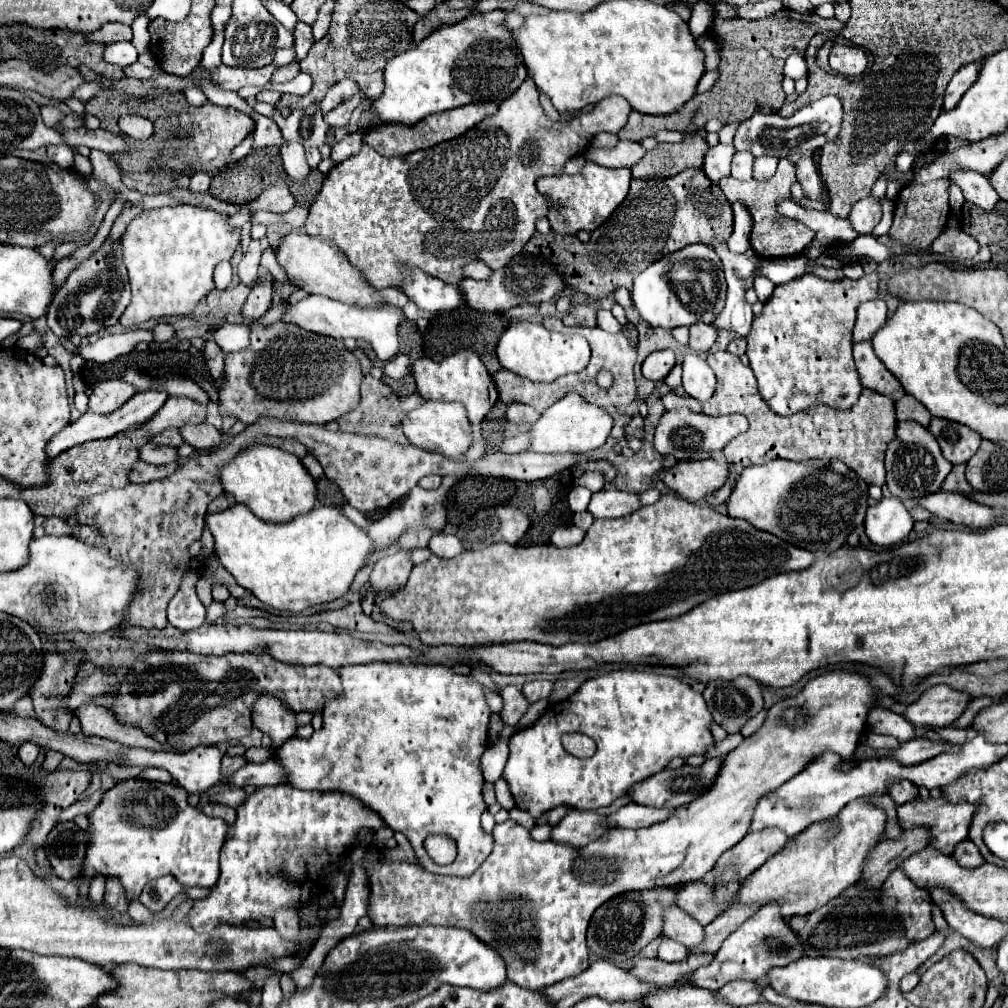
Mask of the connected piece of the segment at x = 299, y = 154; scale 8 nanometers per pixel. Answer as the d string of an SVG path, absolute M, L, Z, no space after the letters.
M284 141L284 145L280 147L280 155L282 155L282 161L284 161L284 169L286 173L294 179L294 181L302 181L310 167L304 159L304 147L296 141Z

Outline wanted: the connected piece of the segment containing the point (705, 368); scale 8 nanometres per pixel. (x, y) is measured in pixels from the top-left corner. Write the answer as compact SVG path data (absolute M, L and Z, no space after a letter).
M688 353L682 363L682 387L684 391L698 399L698 401L708 401L716 389L716 377L710 365L698 355L698 353Z

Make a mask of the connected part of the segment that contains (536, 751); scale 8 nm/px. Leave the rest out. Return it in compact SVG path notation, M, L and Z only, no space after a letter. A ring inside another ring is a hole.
M636 669L610 671L606 675L588 679L572 697L562 703L554 703L546 713L530 727L514 733L510 737L510 757L504 767L504 779L510 785L516 807L528 811L534 819L546 811L566 805L572 809L602 809L608 807L622 795L628 795L634 785L646 781L648 777L660 773L666 763L680 755L704 755L714 743L710 733L712 715L702 699L690 685L682 683L670 675L658 675ZM584 733L596 741L596 753L590 759L578 759L562 747L562 735Z

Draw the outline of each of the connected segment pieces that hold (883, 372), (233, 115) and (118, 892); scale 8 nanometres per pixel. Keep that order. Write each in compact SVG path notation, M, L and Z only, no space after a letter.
M872 341L854 343L854 361L856 361L856 369L860 373L860 383L864 387L868 387L880 395L886 395L892 401L898 401L906 395L902 391L902 385L898 383L898 379L876 357L876 353L872 349Z
M104 89L86 103L86 113L96 115L100 119L100 127L112 133L122 133L118 127L118 119L128 113L142 115L154 123L154 133L150 139L126 139L128 153L112 155L122 171L150 171L158 159L160 167L170 167L184 175L194 175L196 171L216 175L222 169L222 165L226 165L230 151L236 145L240 145L254 131L256 125L252 117L236 109L218 107L210 101L202 107L190 107L182 93L170 93L162 89L154 91L152 99L134 99L124 95L122 91Z
M108 877L108 879L106 879L104 903L106 903L108 907L112 907L112 909L118 909L118 911L126 911L126 909L128 909L126 891L124 891L124 885L120 883L118 877Z

